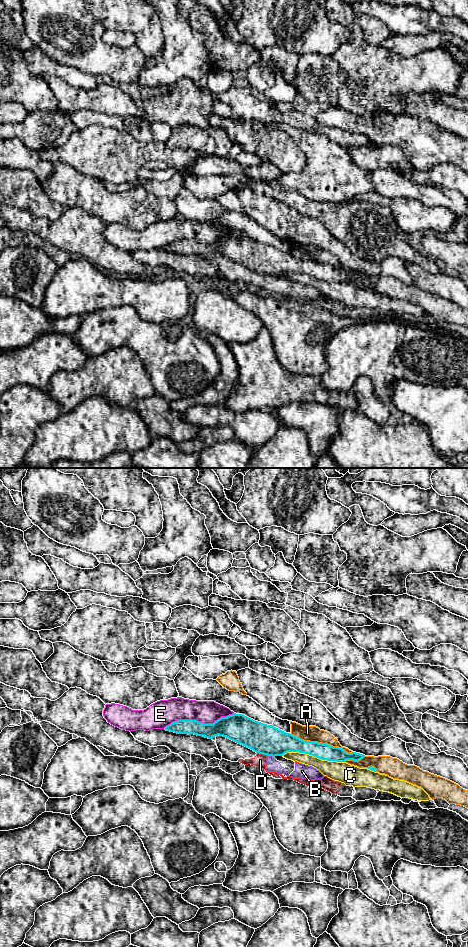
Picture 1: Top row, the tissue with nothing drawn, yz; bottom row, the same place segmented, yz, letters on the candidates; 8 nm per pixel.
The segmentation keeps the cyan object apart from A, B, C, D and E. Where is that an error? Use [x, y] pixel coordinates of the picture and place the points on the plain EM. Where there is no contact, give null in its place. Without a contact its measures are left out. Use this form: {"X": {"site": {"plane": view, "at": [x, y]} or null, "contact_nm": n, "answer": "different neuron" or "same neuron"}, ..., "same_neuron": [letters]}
{"A": {"site": {"plane": "yz", "at": [322, 263]}, "contact_nm": 500, "answer": "different neuron"}, "B": {"site": {"plane": "yz", "at": [271, 275]}, "contact_nm": 50, "answer": "different neuron"}, "C": {"site": {"plane": "yz", "at": [313, 275]}, "contact_nm": 500, "answer": "different neuron"}, "D": {"site": {"plane": "yz", "at": [262, 273]}, "contact_nm": 90, "answer": "different neuron"}, "E": {"site": {"plane": "yz", "at": [199, 242]}, "contact_nm": 600, "answer": "different neuron"}, "same_neuron": []}

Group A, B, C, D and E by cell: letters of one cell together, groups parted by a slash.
A / B D / C / E

